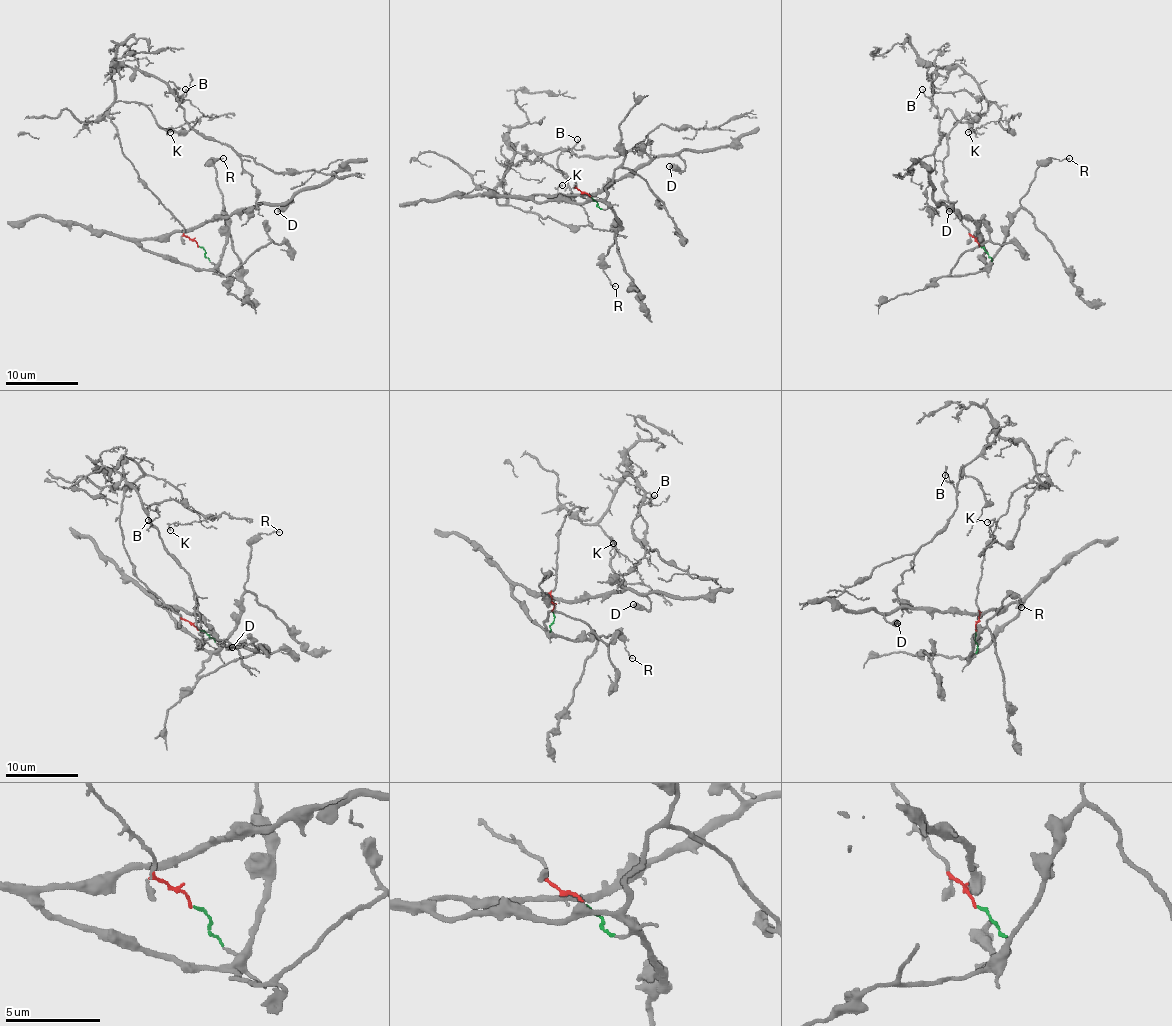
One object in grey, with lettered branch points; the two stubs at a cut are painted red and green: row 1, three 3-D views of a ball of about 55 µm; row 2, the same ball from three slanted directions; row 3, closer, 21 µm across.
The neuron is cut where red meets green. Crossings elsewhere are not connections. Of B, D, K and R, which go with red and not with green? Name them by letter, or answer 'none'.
B, K

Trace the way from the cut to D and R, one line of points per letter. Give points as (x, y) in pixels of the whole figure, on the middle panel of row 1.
D: (590, 197), (605, 209), (599, 200), (532, 197), (594, 195), (657, 157), (684, 162), (670, 166)
R: (590, 197), (603, 209), (610, 208), (617, 218), (619, 226), (605, 258), (605, 275), (616, 285)

